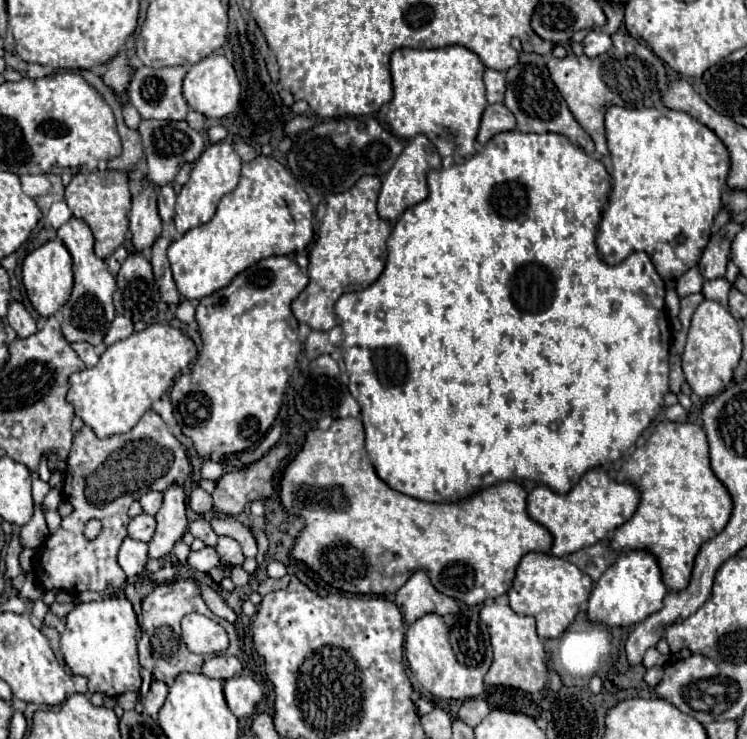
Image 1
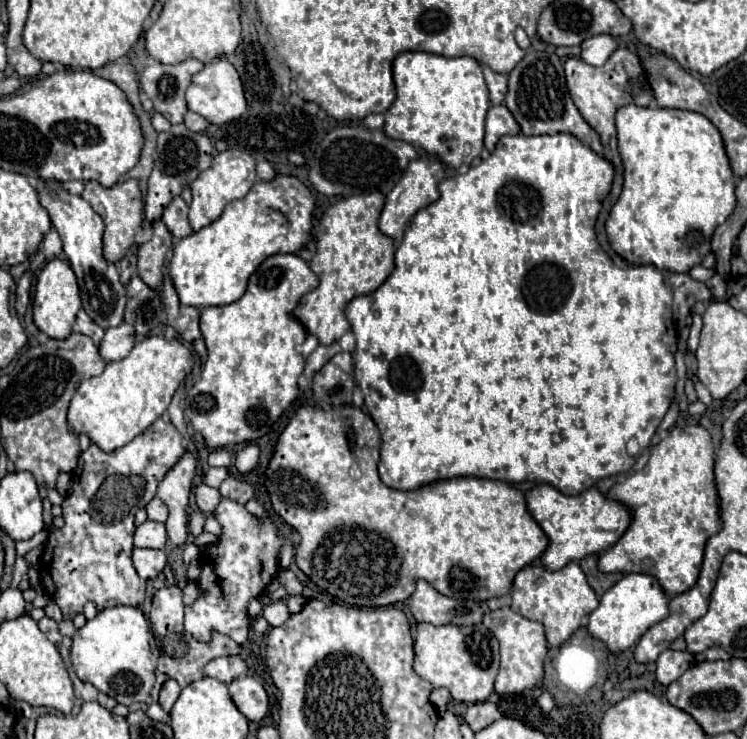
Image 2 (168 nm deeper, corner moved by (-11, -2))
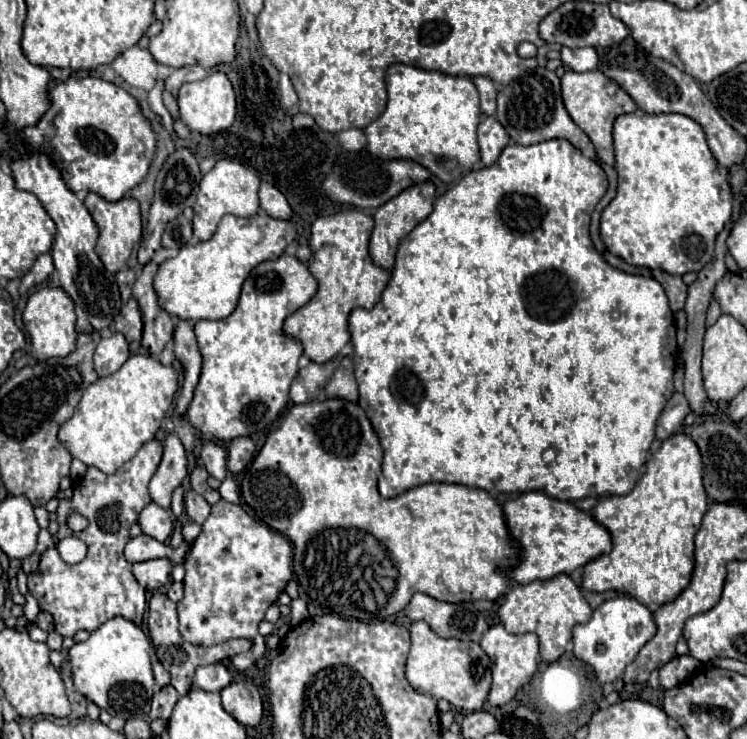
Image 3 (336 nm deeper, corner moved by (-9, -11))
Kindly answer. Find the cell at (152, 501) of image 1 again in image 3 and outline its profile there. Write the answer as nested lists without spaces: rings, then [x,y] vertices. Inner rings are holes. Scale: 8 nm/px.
[[[149,503],[141,515],[139,515],[139,525],[143,529],[145,535],[151,535],[155,537],[157,541],[165,541],[171,531],[173,531],[173,519],[171,515],[161,509],[157,503]]]

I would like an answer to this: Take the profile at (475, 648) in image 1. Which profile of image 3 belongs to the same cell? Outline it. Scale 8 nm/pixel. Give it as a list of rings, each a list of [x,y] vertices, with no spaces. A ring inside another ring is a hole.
[[[425,621],[411,625],[411,651],[407,659],[407,681],[419,693],[447,699],[459,711],[479,711],[491,687],[491,659],[479,643],[437,637]]]

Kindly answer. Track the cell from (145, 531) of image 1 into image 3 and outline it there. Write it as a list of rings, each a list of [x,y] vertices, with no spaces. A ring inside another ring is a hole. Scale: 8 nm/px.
[[[141,533],[139,537],[129,539],[129,543],[125,547],[125,557],[129,563],[149,561],[149,559],[169,559],[173,563],[181,563],[185,559],[185,555],[189,553],[189,547],[191,547],[191,543],[183,541],[177,549],[173,549],[173,547]]]

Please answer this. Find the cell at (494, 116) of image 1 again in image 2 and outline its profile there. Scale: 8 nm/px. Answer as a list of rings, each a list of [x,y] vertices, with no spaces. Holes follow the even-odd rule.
[[[503,104],[491,106],[487,110],[487,118],[485,118],[485,148],[489,152],[493,152],[495,144],[505,134],[519,134],[519,124],[515,122],[515,118],[507,110],[507,106],[503,106]]]

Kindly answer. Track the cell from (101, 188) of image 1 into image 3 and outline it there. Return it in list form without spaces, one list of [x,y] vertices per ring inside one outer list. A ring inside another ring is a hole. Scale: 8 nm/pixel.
[[[89,193],[85,197],[85,207],[89,209],[93,221],[99,227],[99,241],[97,241],[97,255],[101,257],[105,269],[109,273],[117,273],[127,265],[127,259],[135,247],[135,243],[141,239],[141,213],[139,213],[139,201],[133,197],[119,199],[115,203],[105,201],[97,193]]]

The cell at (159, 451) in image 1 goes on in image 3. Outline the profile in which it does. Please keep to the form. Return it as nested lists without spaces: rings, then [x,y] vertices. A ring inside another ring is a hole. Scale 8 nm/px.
[[[159,439],[147,441],[133,459],[129,459],[117,473],[107,475],[97,467],[87,467],[85,475],[75,481],[73,497],[59,501],[57,523],[59,533],[55,541],[75,535],[87,543],[87,557],[77,565],[67,565],[55,547],[41,555],[39,571],[29,575],[29,593],[37,599],[43,611],[49,611],[55,619],[55,631],[61,637],[73,637],[79,629],[95,631],[101,623],[115,615],[123,615],[141,625],[145,611],[145,589],[133,579],[131,563],[125,559],[123,549],[129,541],[129,529],[137,521],[139,513],[151,503],[149,481],[155,475],[163,455],[163,443]],[[71,513],[83,515],[89,525],[75,533],[67,525]]]

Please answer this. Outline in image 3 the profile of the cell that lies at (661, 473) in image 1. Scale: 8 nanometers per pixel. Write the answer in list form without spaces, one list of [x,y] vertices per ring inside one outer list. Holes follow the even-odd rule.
[[[675,433],[663,441],[661,449],[651,455],[645,465],[645,473],[637,481],[631,493],[627,495],[611,495],[599,499],[593,507],[593,517],[609,529],[613,539],[613,549],[607,555],[601,555],[585,565],[583,571],[583,589],[587,591],[625,591],[647,607],[659,607],[673,601],[691,581],[695,567],[695,535],[701,527],[703,515],[707,511],[709,497],[703,487],[703,467],[701,453],[689,435]]]

